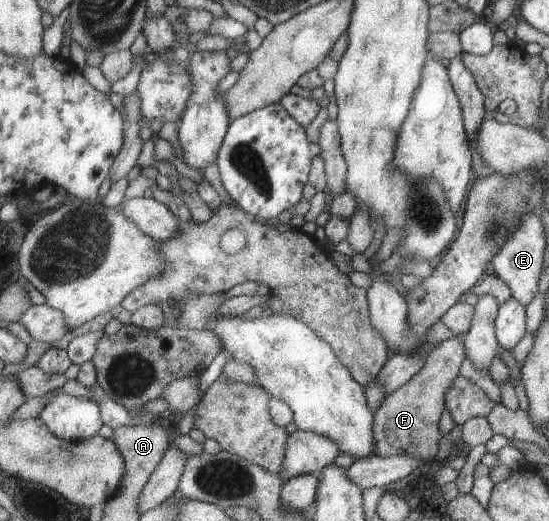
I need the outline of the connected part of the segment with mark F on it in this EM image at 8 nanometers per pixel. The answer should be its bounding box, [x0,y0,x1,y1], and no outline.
[375,336,467,463]

